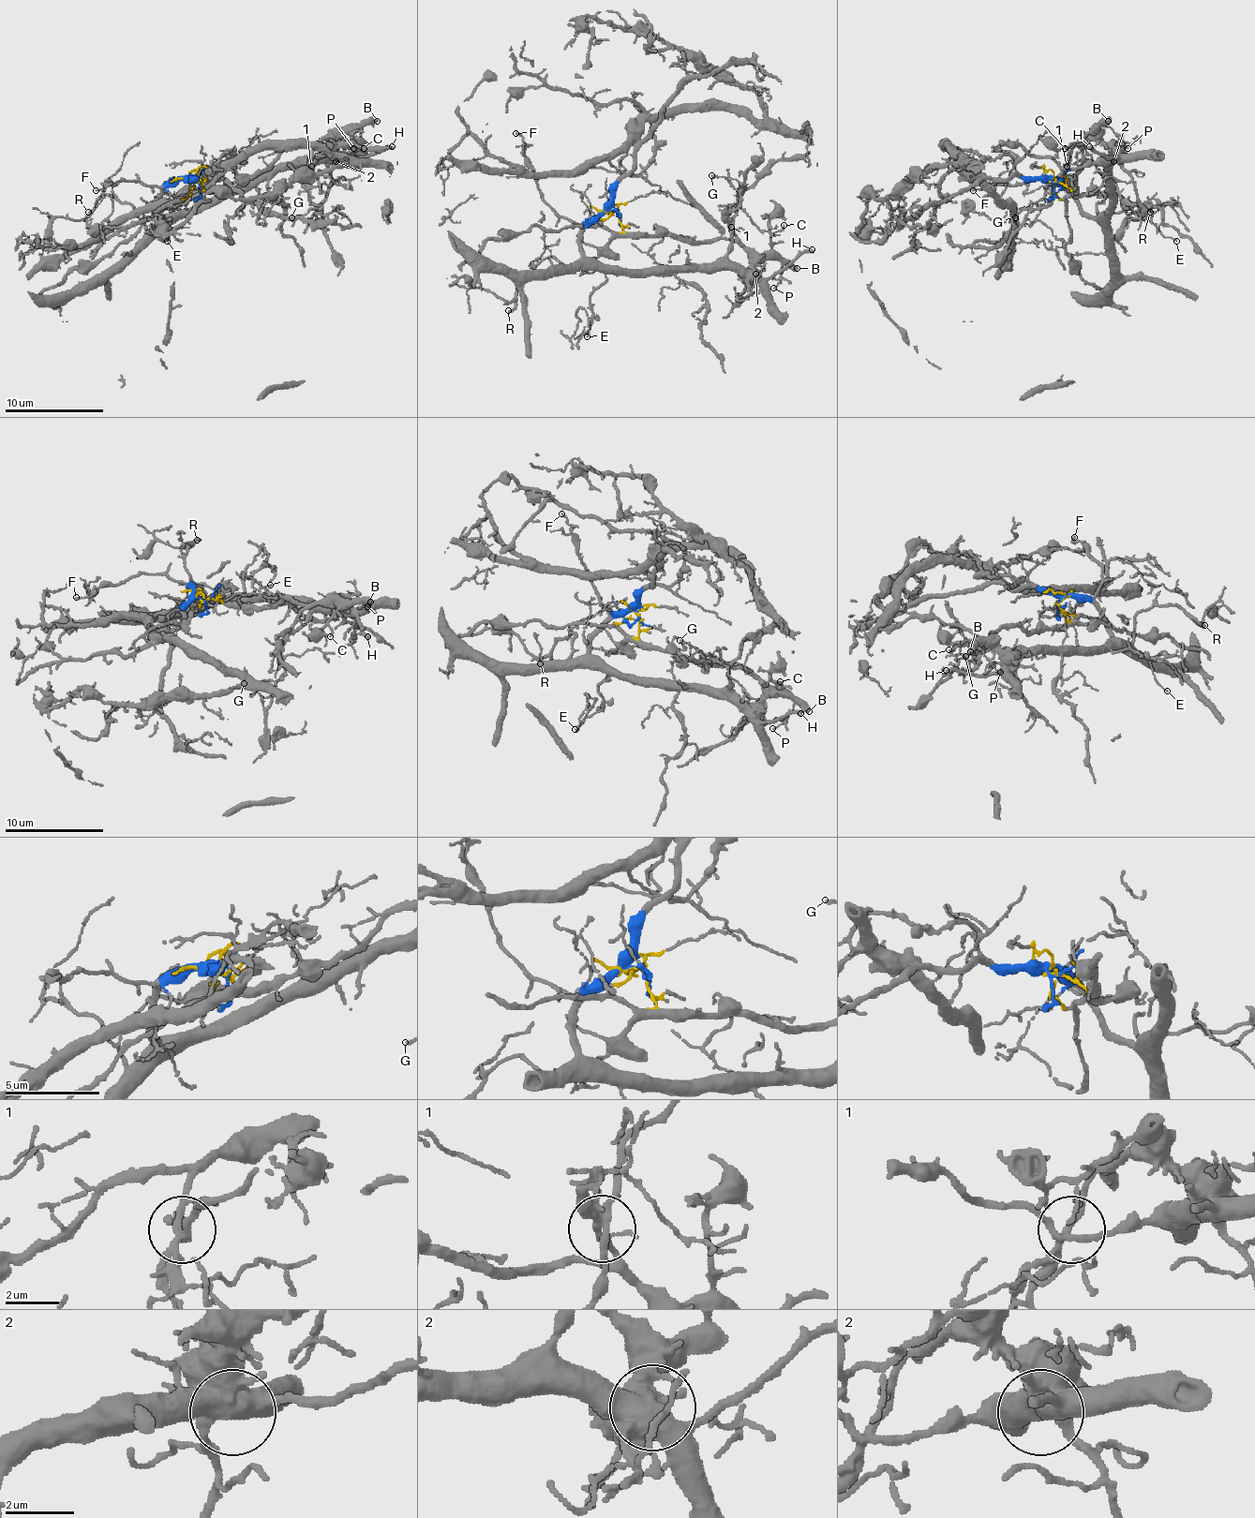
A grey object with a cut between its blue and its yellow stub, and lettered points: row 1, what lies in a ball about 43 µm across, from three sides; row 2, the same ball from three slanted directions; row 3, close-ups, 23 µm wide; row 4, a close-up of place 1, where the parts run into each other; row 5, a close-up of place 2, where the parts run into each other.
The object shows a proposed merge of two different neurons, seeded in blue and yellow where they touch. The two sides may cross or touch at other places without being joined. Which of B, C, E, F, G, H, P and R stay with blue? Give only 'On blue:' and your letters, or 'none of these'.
On blue: E, F, H, R

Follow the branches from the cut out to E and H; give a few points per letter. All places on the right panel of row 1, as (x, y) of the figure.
E: (1052, 178), (1056, 178), (1086, 213), (1097, 217), (1173, 203), (1163, 203), (1148, 220), (1166, 238), (1175, 240)
H: (1052, 178), (1056, 178), (1086, 213), (1097, 217), (1109, 205), (1109, 166), (1118, 158), (1097, 154), (1089, 146)

